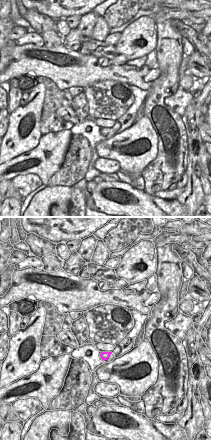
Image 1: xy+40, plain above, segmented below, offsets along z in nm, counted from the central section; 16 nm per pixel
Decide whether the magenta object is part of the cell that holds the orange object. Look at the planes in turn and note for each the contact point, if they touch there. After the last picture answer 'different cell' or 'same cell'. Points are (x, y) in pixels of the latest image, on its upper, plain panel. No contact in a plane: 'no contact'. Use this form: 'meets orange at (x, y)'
no contact

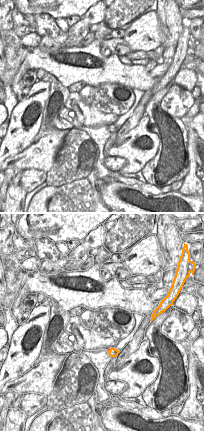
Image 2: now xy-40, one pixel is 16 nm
meets orange at (110, 125)

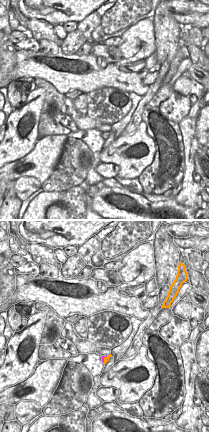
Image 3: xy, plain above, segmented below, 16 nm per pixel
meets orange at (104, 135)

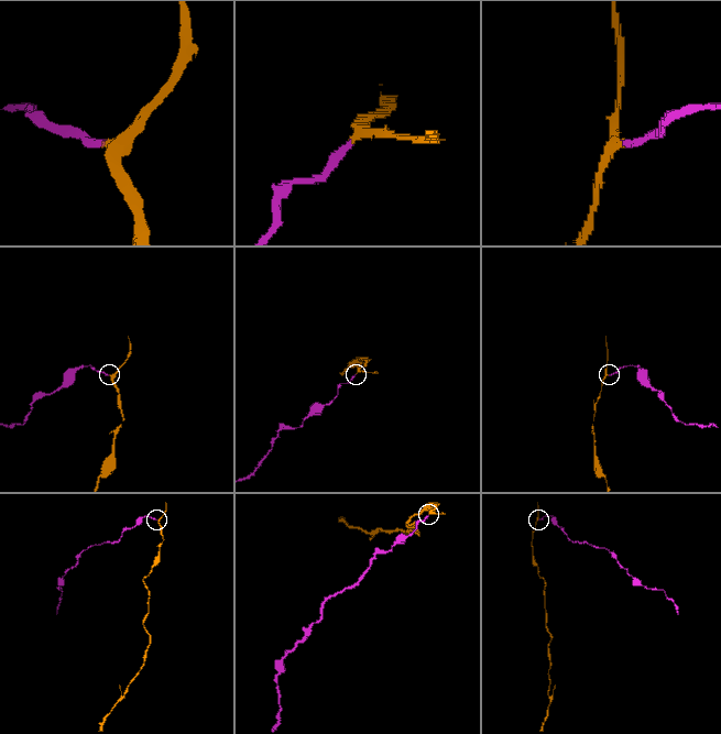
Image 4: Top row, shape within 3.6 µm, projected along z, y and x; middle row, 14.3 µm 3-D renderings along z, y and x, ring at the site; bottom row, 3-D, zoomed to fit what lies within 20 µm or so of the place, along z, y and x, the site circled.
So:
different cell

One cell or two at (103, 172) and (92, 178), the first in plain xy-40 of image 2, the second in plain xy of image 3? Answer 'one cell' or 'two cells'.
one cell

